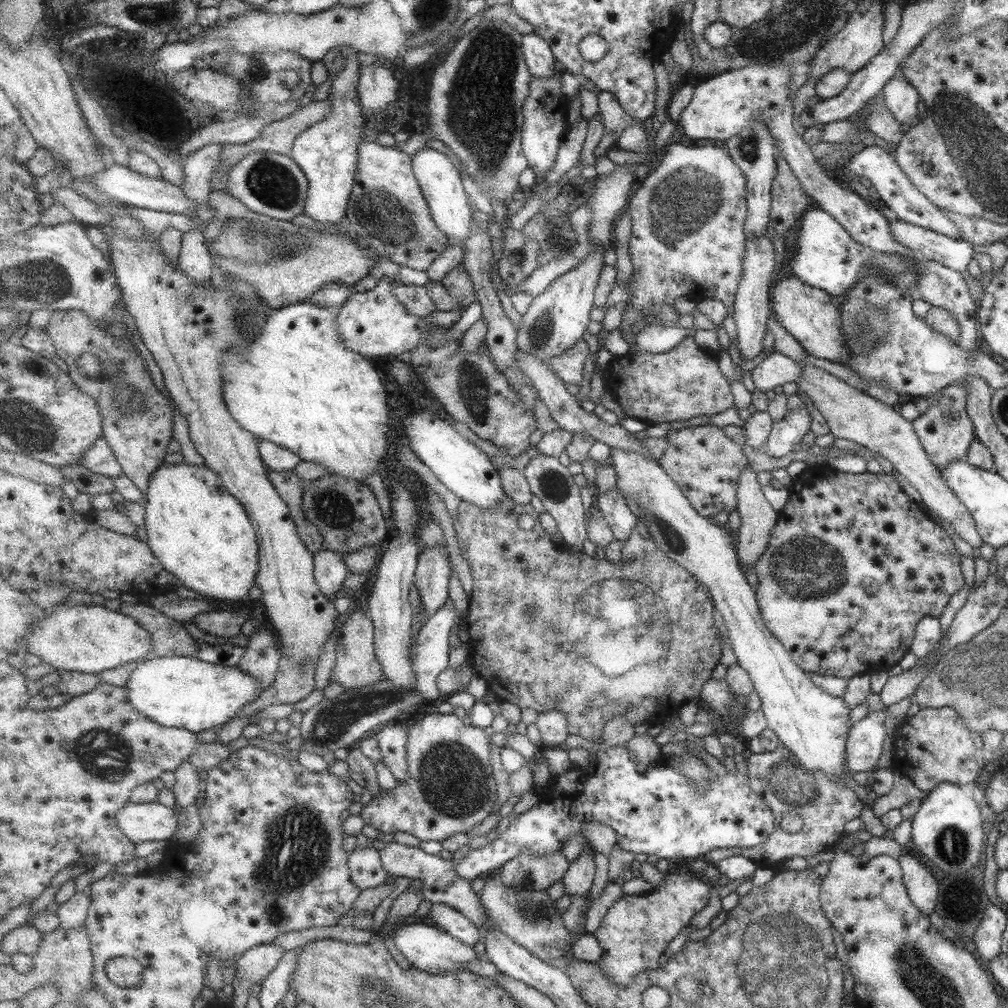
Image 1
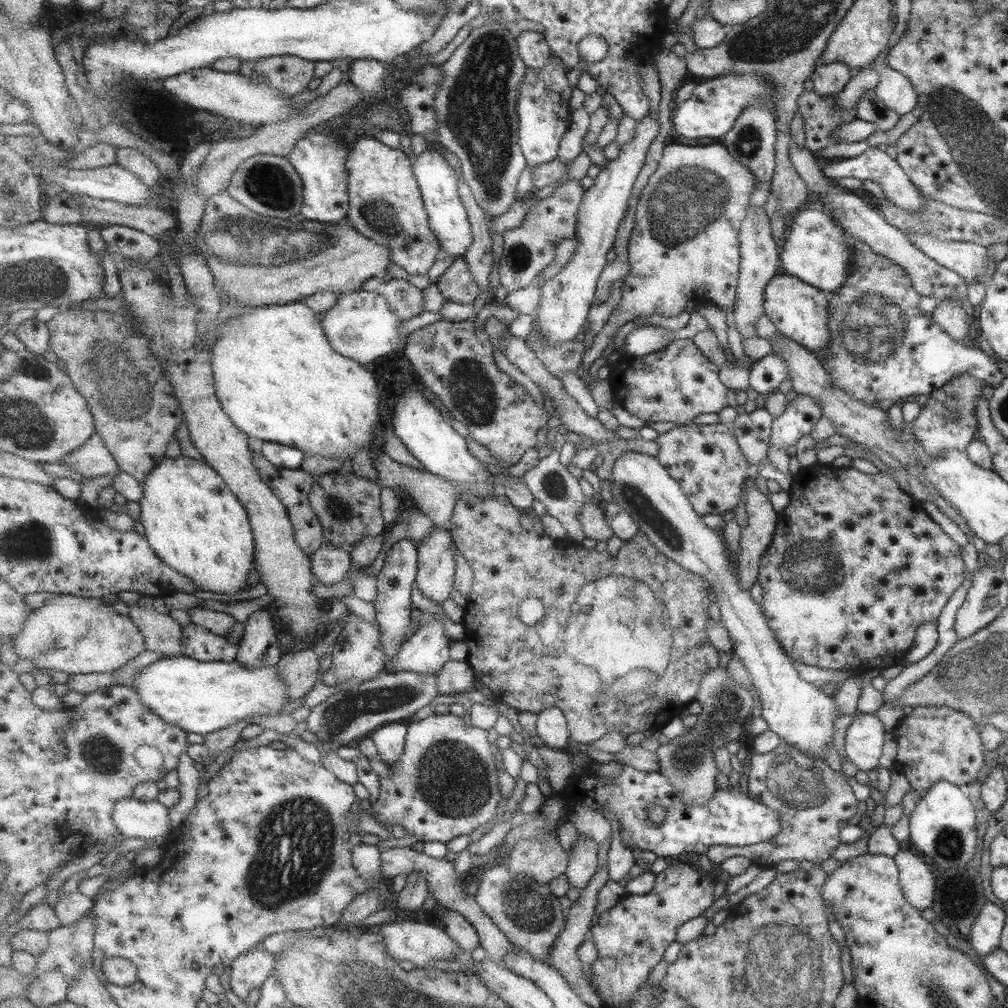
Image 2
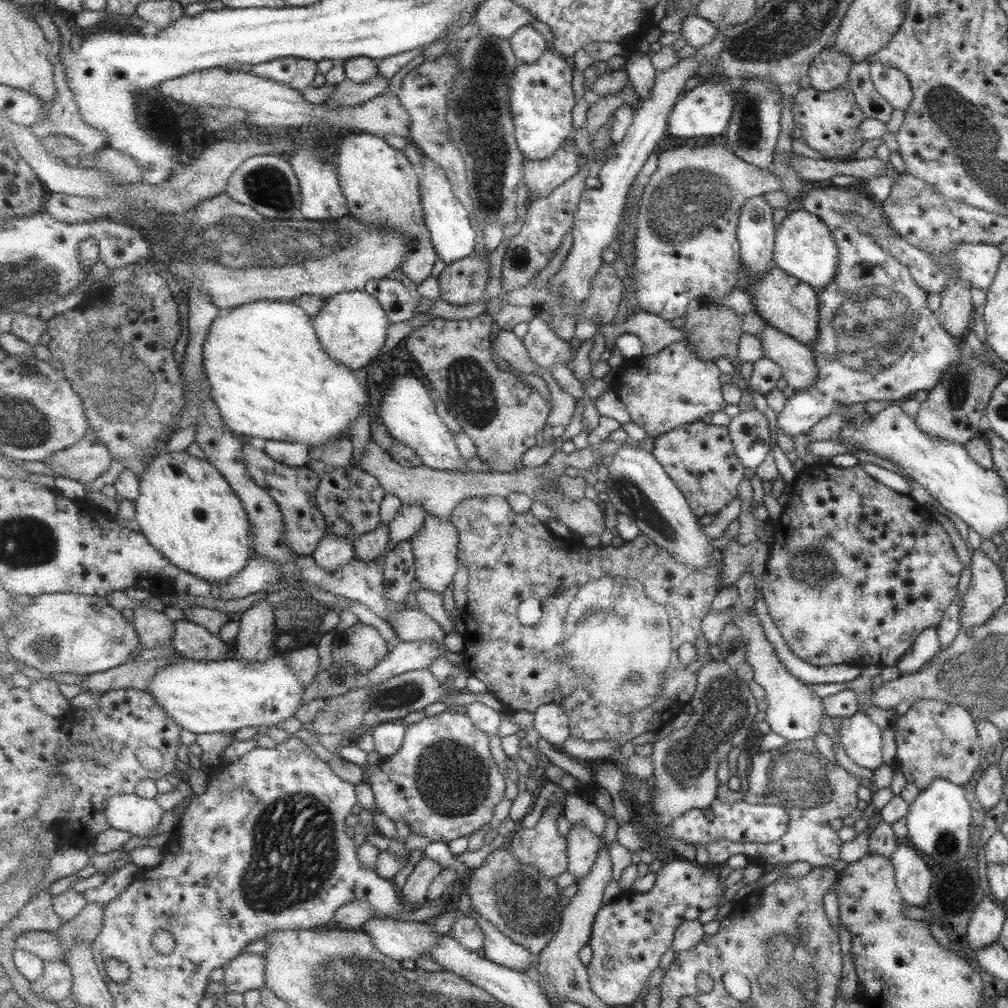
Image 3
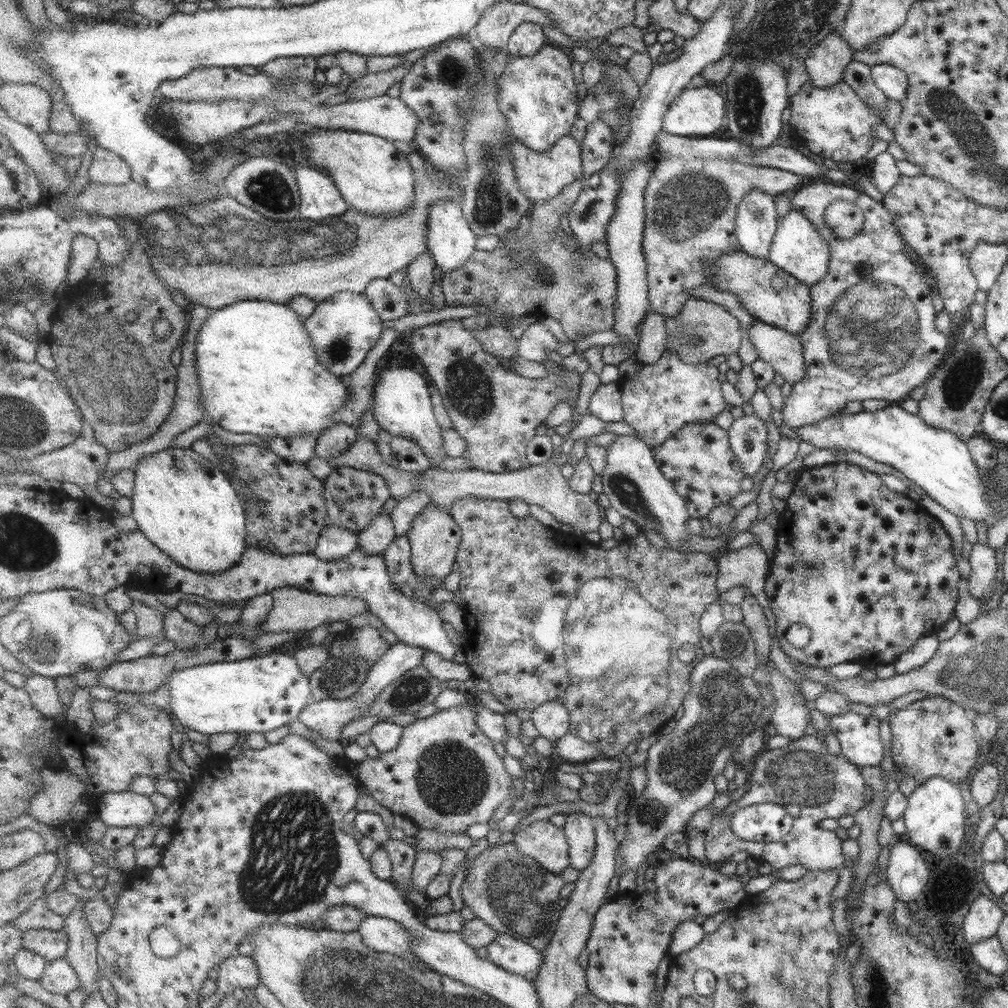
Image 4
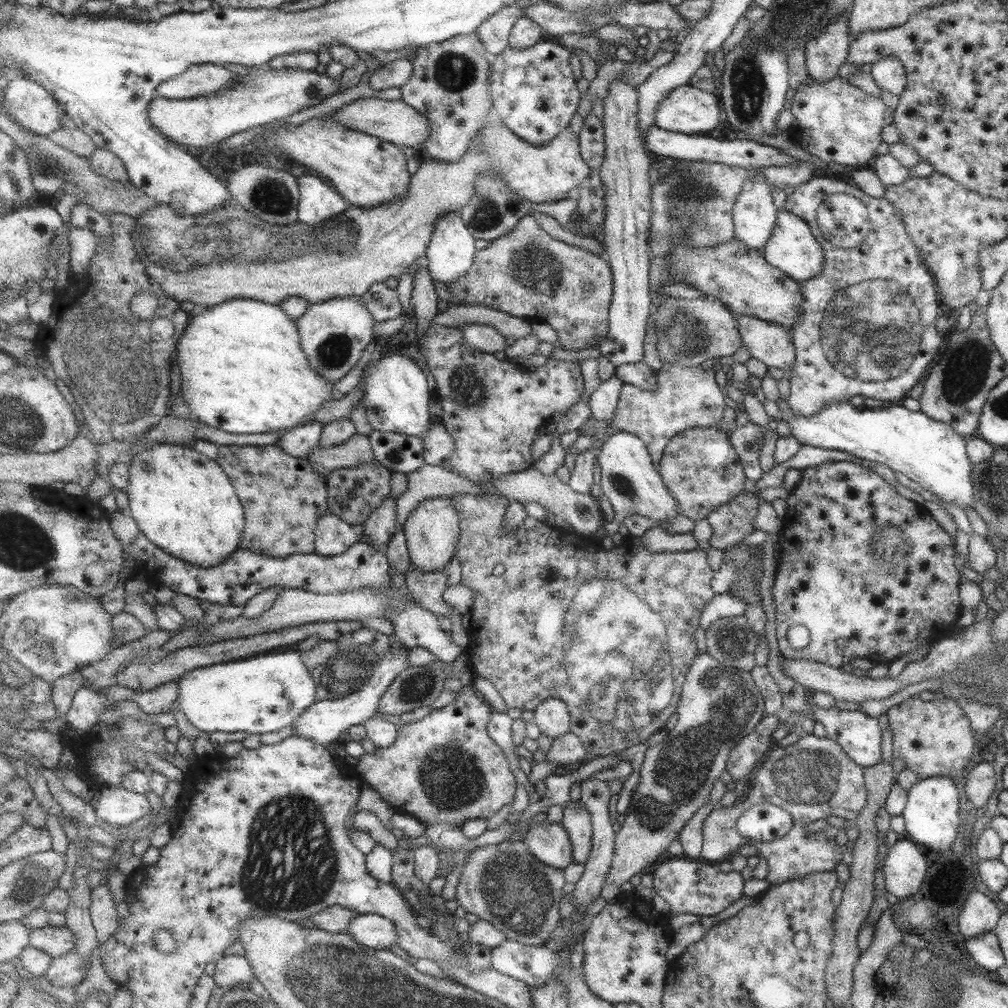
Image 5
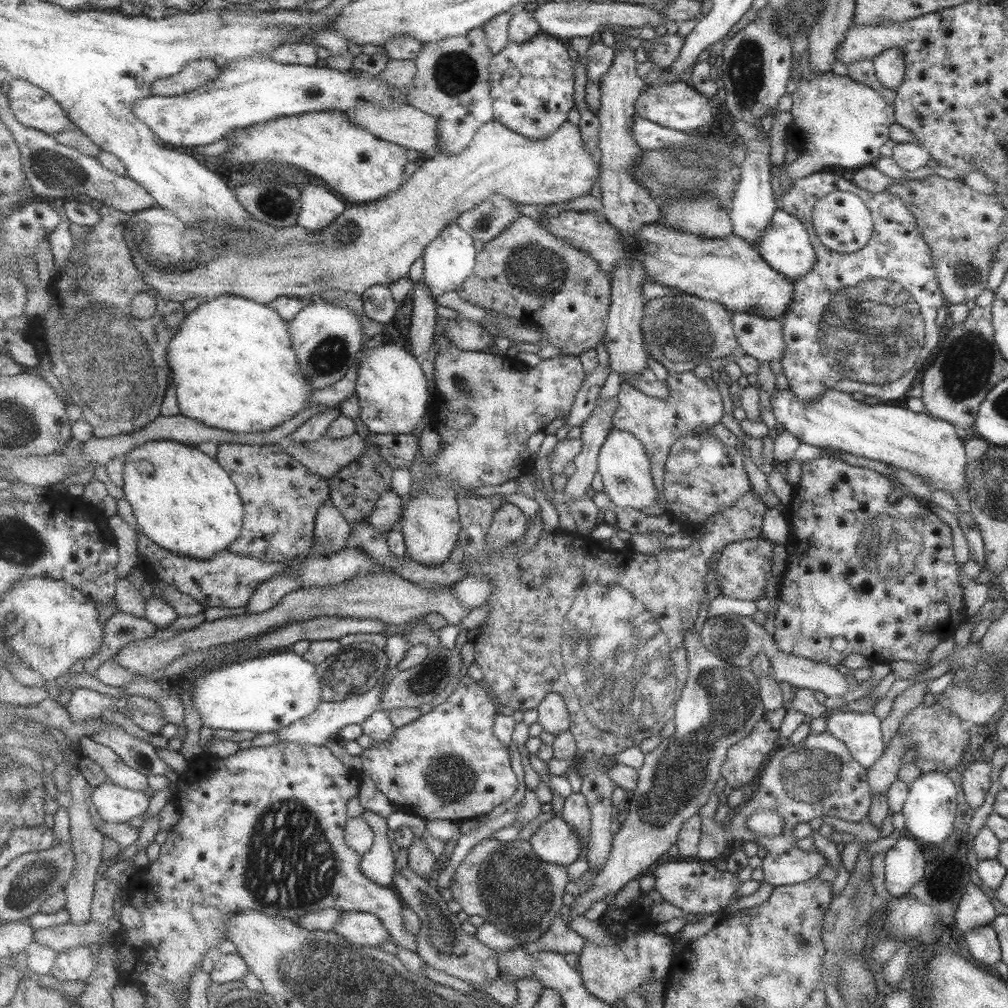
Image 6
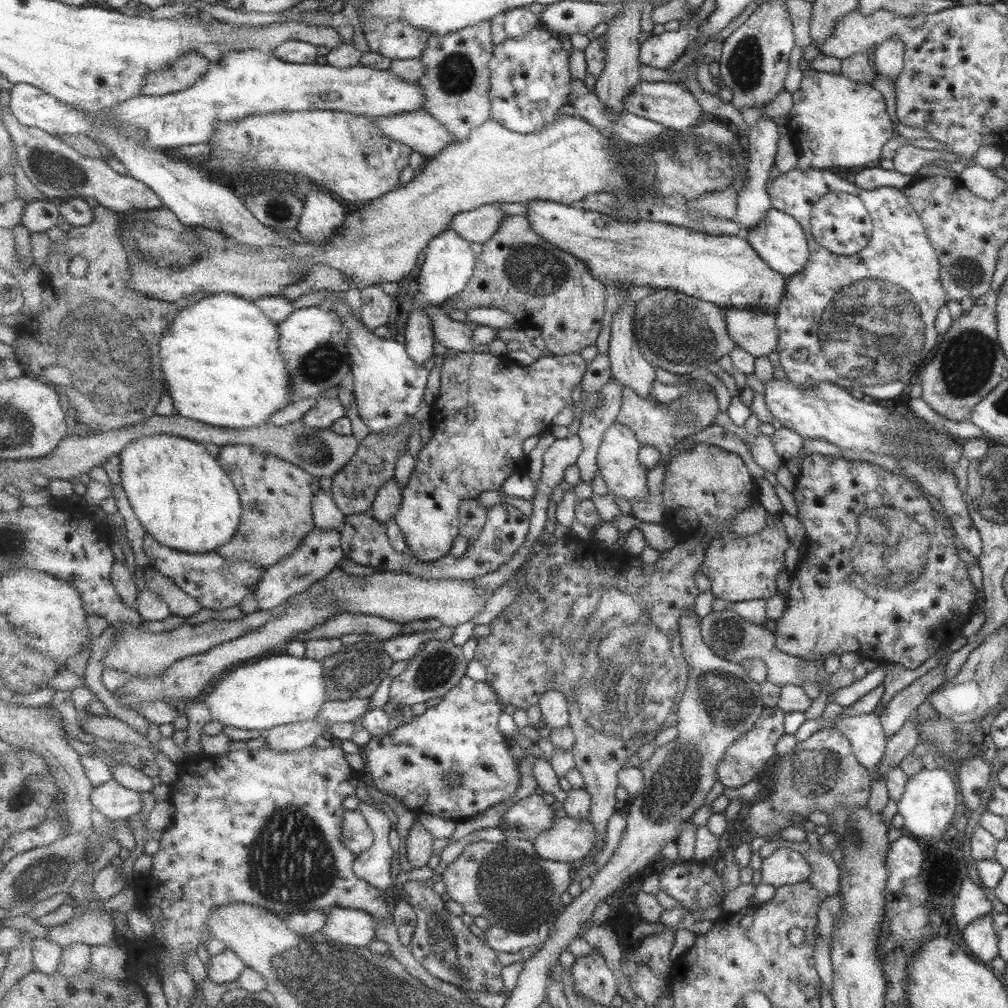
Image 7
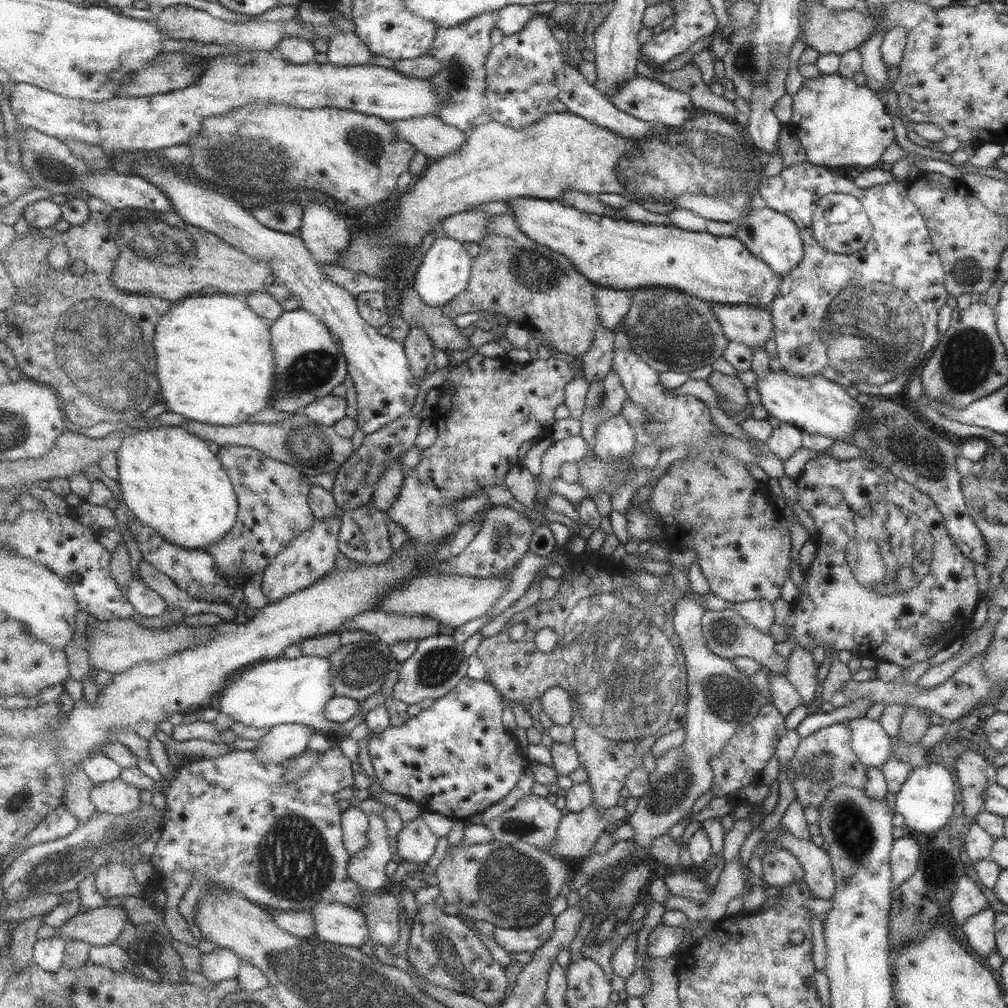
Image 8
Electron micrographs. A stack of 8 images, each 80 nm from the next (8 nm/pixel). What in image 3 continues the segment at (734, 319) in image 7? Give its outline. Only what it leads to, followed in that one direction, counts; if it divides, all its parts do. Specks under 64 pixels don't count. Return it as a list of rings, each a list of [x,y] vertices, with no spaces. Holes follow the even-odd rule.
[[[768,325],[756,336],[761,343],[763,358],[775,362],[785,379],[787,386],[793,390],[807,390],[817,380],[817,367],[808,346],[786,336]]]

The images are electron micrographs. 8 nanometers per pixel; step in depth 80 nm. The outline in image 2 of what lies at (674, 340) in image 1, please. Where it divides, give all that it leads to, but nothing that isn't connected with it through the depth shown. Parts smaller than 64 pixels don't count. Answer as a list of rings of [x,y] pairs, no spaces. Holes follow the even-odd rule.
[[[646,326],[637,328],[625,338],[624,354],[631,357],[643,357],[659,350],[665,350],[666,346],[674,340],[674,332],[661,327]]]

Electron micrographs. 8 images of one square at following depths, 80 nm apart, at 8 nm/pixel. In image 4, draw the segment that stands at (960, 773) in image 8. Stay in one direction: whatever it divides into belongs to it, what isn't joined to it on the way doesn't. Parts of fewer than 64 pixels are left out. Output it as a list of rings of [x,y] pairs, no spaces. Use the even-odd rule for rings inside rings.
[[[985,764],[966,783],[968,784],[966,786],[968,798],[977,807],[985,807],[995,798],[995,792],[999,788],[999,774],[997,774],[997,770],[991,764]]]

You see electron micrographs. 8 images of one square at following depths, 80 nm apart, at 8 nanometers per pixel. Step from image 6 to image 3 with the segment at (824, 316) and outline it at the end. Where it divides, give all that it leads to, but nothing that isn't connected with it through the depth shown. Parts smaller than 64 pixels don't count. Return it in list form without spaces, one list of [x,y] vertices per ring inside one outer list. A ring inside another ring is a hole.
[[[813,187],[800,196],[794,208],[820,217],[835,240],[839,256],[835,278],[816,290],[820,298],[820,334],[813,344],[808,344],[808,348],[817,367],[817,380],[807,390],[794,390],[776,416],[776,427],[791,438],[809,432],[814,424],[829,416],[838,404],[862,402],[874,406],[878,400],[892,402],[911,397],[917,391],[929,391],[940,382],[941,376],[949,368],[956,366],[956,360],[969,351],[962,338],[950,336],[944,326],[937,323],[937,312],[929,308],[929,291],[922,289],[912,279],[908,268],[886,253],[870,235],[874,222],[886,221],[879,204],[871,198],[859,196],[849,188]]]

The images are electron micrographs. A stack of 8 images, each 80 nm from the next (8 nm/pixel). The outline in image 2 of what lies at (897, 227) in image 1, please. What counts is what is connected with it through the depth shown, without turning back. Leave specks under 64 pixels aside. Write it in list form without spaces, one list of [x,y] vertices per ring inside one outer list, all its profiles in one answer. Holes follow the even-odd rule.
[[[907,234],[907,238],[922,253],[925,253],[925,256],[956,272],[964,280],[965,284],[972,285],[978,282],[986,285],[988,279],[992,277],[992,272],[996,269],[996,262],[988,255],[984,246],[968,242],[937,240],[928,234]]]

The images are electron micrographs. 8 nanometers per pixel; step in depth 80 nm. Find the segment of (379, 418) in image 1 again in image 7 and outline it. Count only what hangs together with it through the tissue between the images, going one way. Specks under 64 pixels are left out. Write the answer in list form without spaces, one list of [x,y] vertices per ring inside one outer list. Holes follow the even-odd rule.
[[[217,293],[181,309],[161,340],[161,358],[168,394],[175,413],[181,416],[215,427],[237,430],[259,427],[269,422],[273,412],[293,403],[290,400],[293,381],[289,377],[289,365],[281,353],[280,324],[271,321],[253,301],[247,301],[244,297]]]

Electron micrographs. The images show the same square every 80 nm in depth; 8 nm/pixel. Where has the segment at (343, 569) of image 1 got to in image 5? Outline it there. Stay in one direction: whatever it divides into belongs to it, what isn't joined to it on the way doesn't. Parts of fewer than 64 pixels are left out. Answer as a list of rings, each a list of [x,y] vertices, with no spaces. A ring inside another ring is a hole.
[[[327,511],[319,520],[319,527],[316,530],[317,554],[334,557],[348,551],[359,541],[359,529],[333,511]]]

